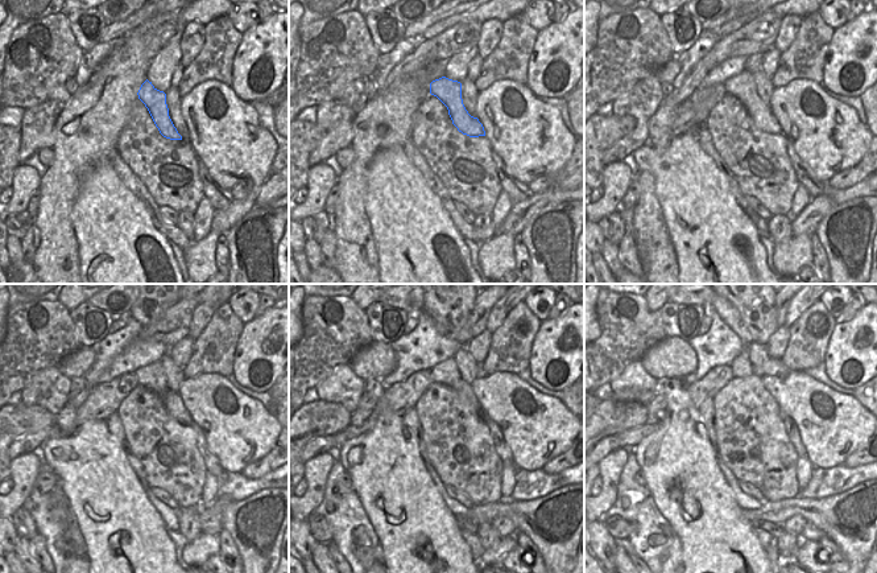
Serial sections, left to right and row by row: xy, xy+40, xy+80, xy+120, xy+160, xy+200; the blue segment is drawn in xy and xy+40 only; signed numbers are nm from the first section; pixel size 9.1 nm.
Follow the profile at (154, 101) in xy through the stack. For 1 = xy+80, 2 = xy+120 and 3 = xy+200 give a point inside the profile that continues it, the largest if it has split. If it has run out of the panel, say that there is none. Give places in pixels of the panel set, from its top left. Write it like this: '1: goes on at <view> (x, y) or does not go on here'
1: goes on at xy+80 (743, 87)
2: goes on at xy+120 (152, 376)
3: goes on at xy+200 (741, 366)

